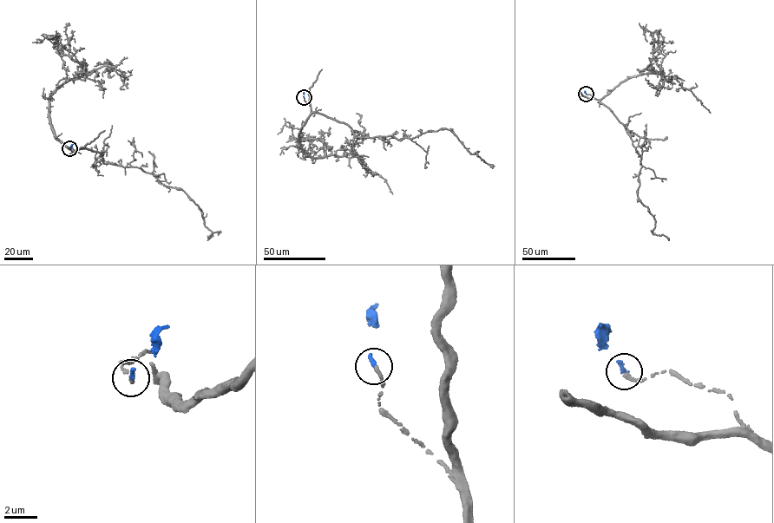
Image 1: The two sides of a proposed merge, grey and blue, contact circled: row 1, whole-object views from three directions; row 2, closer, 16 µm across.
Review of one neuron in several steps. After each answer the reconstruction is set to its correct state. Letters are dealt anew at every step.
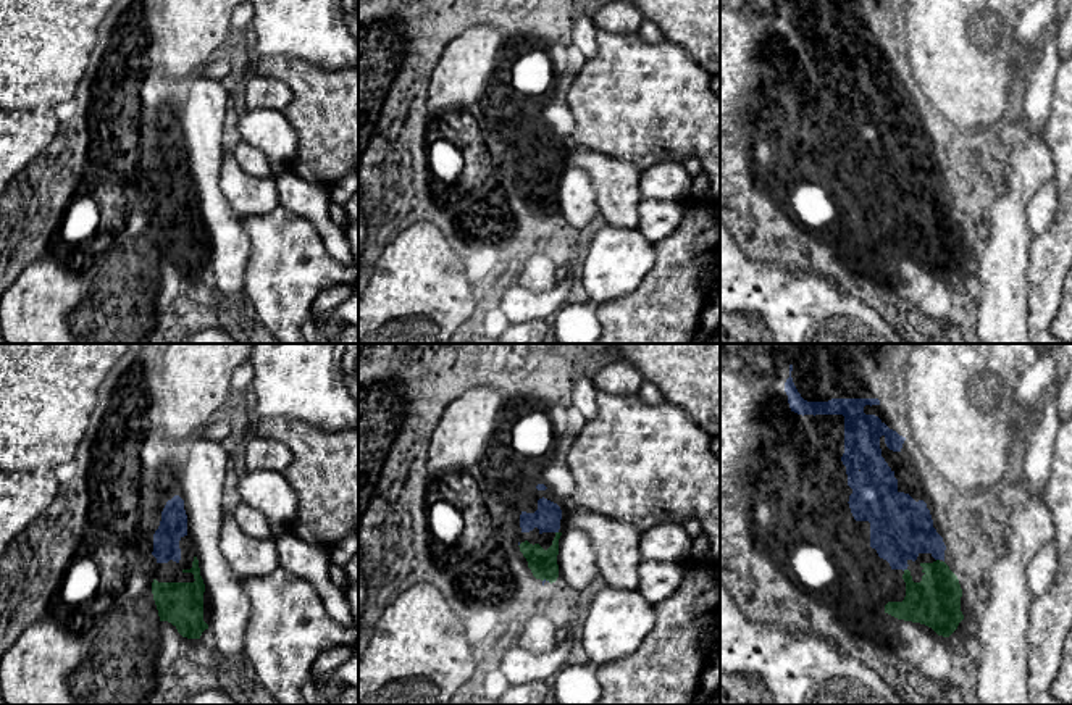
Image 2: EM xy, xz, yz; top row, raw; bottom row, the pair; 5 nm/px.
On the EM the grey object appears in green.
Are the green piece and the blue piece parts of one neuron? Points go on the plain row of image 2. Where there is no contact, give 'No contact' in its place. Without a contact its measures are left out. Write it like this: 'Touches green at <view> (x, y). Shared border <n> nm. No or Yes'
Touches green at xz (546, 218). Shared border 40 nm. Yes

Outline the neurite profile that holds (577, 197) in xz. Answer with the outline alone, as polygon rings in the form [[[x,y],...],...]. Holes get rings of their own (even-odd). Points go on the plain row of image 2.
[[[568,165],[559,177],[559,216],[573,227],[589,227],[597,213],[597,194],[589,174],[580,166]]]

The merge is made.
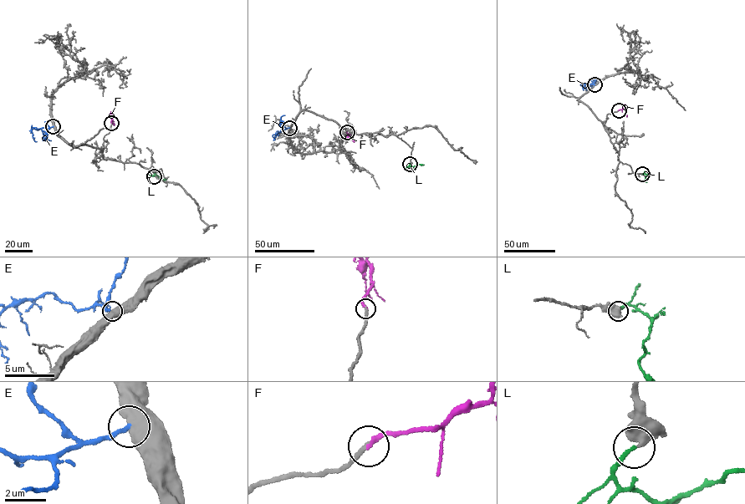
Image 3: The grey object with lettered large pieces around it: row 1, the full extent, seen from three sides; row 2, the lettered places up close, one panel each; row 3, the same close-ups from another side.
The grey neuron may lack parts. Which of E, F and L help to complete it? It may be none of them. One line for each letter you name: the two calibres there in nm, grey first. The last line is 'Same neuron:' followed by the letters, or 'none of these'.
F: Thickness 180 nm (grey) against 200 nm
L: Thickness 480 nm (grey) against 190 nm
Same neuron: F, L

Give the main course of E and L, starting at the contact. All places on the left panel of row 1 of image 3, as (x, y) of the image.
E: (53, 126), (32, 128), (33, 137), (37, 141)
L: (154, 176), (166, 179)

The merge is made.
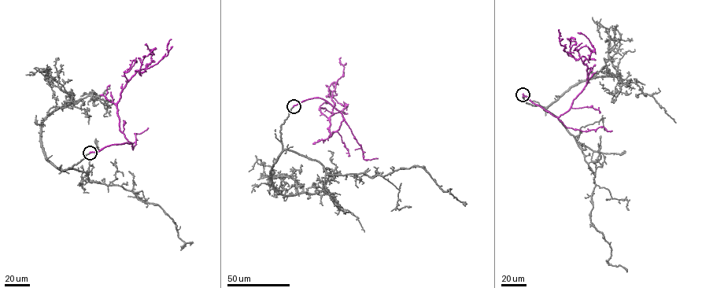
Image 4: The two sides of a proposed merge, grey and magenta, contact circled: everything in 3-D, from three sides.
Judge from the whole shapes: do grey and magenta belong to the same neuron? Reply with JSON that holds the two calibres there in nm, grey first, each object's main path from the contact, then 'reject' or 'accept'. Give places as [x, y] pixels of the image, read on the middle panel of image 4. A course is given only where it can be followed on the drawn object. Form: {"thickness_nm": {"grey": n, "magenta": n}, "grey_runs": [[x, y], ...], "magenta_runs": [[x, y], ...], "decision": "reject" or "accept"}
{"thickness_nm": {"grey": 360, "magenta": 600}, "grey_runs": [[293, 106], [281, 127], [283, 149], [316, 160], [330, 175], [371, 177], [422, 167], [465, 206]], "magenta_runs": [[293, 106], [308, 99], [324, 99], [341, 114], [339, 129], [329, 136], [332, 94], [344, 68], [341, 57]], "decision": "accept"}

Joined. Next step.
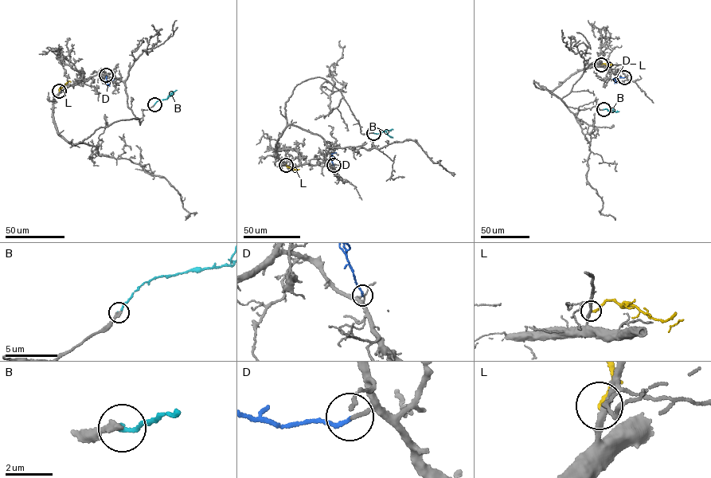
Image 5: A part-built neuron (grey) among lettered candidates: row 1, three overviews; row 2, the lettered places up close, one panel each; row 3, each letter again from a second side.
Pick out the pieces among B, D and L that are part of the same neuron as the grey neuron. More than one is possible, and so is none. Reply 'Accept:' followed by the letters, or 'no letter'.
Accept: D

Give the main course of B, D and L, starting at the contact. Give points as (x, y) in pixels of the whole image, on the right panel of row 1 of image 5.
B: (603, 109), (619, 111)
D: (624, 77), (615, 79)
L: (601, 64), (612, 65)

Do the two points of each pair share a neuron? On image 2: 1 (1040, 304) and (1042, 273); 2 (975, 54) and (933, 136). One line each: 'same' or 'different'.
1: same
2: different

